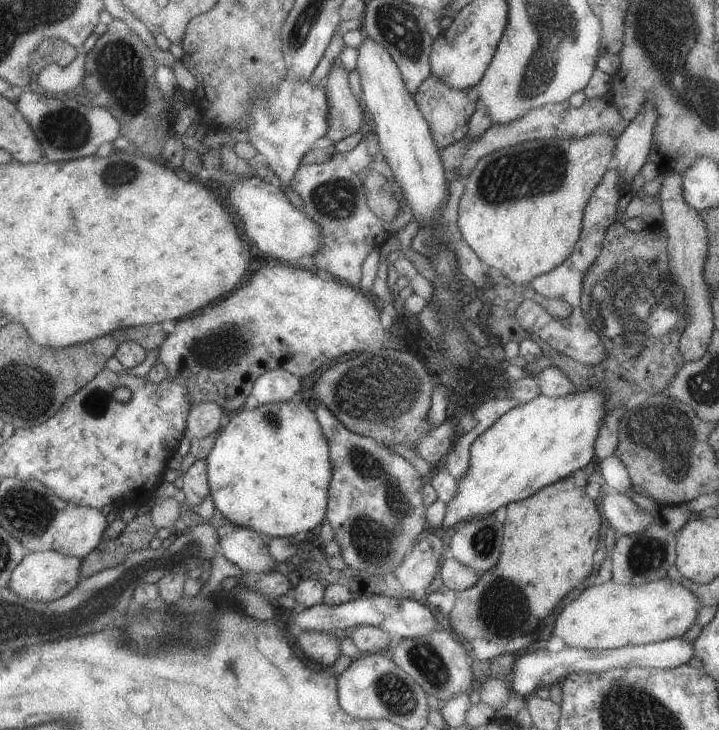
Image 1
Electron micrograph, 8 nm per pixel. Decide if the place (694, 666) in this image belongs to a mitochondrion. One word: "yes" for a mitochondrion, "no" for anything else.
no

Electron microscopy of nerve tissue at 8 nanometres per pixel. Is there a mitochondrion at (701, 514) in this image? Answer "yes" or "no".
no

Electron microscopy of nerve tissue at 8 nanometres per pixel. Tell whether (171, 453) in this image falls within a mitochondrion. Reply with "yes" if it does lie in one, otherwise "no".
no

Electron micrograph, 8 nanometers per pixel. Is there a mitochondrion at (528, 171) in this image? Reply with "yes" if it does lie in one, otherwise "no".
yes

